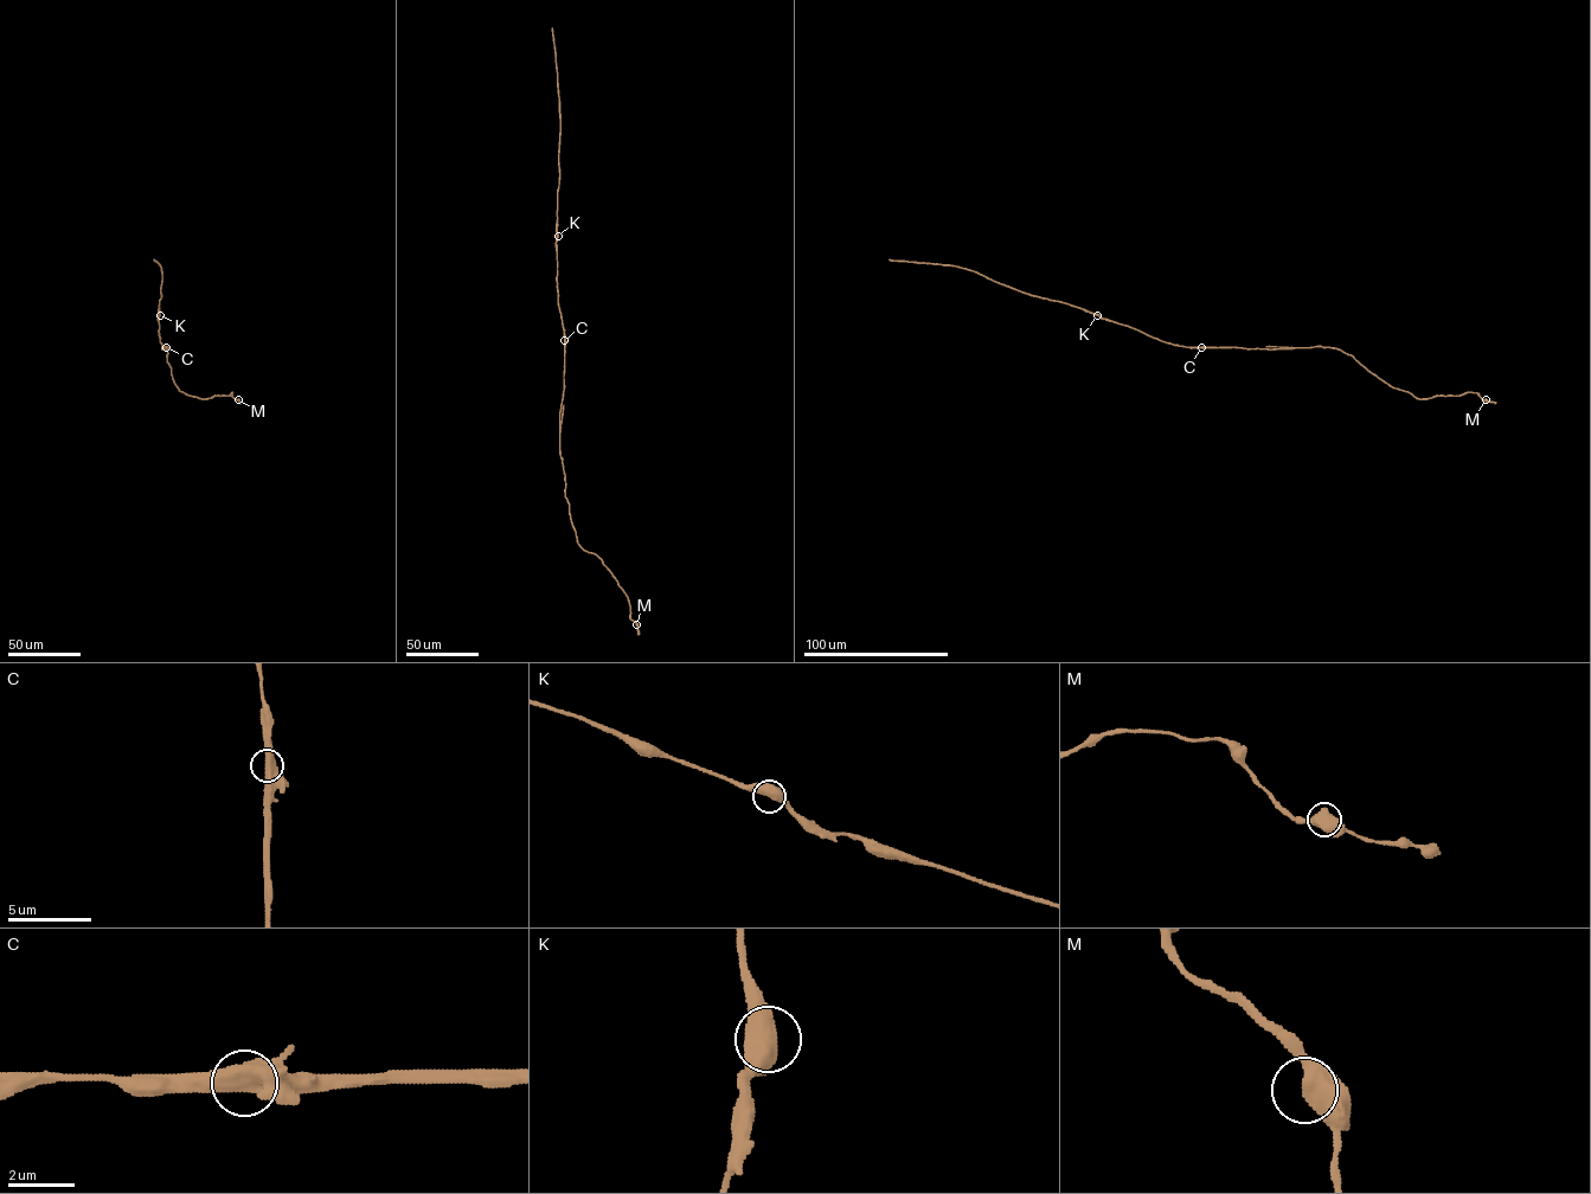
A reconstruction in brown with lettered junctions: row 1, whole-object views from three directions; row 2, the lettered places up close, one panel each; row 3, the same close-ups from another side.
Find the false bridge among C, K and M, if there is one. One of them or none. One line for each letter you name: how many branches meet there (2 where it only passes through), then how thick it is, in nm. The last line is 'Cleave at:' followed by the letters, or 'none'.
C: Branches: 2. Thickness 600 nm
Cleave at: C

